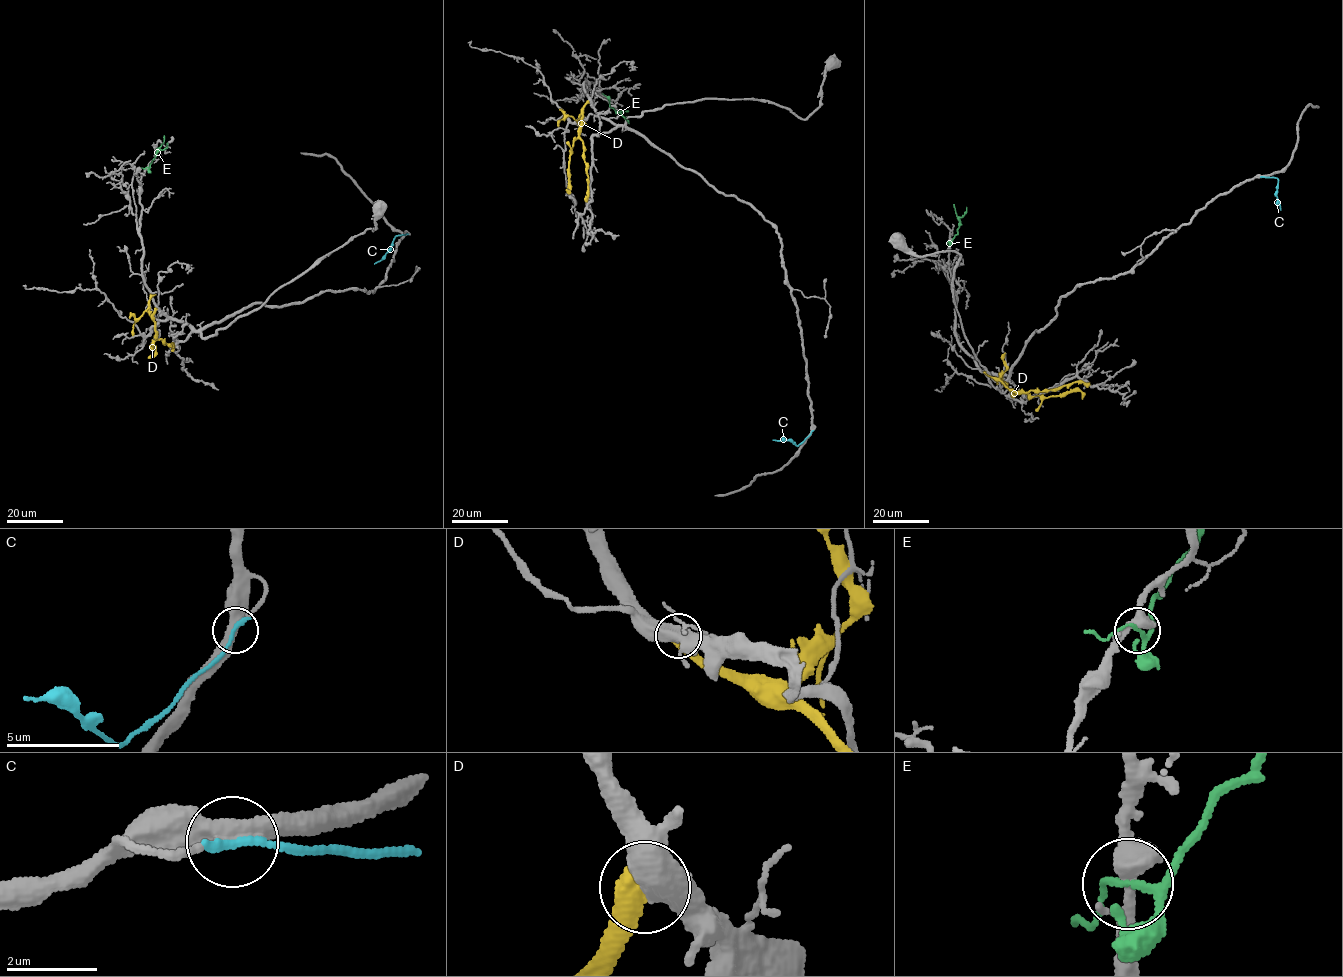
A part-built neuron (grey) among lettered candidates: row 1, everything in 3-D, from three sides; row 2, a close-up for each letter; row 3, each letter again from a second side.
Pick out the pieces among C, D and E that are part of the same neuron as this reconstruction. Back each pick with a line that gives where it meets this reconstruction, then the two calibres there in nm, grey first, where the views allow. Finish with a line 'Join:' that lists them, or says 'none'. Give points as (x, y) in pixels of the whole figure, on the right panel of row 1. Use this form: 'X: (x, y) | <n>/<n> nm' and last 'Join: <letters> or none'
C: (1262, 177) | 400/200 nm
Join: C

